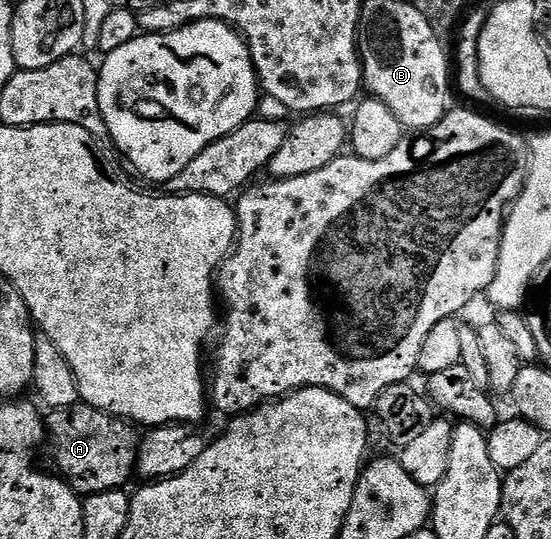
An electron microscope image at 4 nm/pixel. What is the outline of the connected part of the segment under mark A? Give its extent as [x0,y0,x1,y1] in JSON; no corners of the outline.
[46,402,139,496]

